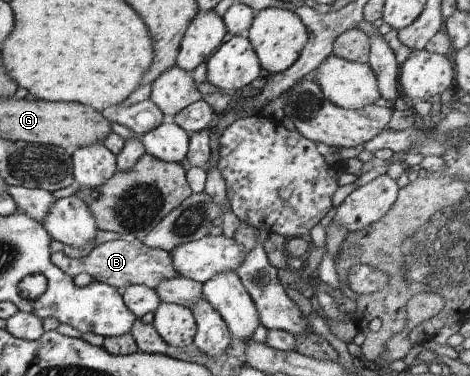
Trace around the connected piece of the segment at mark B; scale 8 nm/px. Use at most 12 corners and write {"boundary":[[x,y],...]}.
{"boundary":[[140,237],[95,245],[50,259],[69,276],[83,272],[119,291],[156,290],[180,276],[166,250]]}

